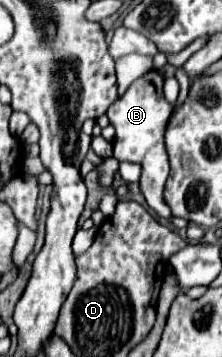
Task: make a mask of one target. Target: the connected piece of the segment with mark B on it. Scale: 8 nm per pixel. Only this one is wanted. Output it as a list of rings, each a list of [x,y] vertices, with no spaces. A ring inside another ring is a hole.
[[[148,71],[146,75],[138,77],[128,91],[124,93],[122,99],[118,99],[114,105],[110,105],[108,109],[108,119],[110,123],[116,127],[116,137],[112,141],[114,145],[114,157],[118,161],[130,161],[130,163],[138,163],[142,167],[142,175],[140,175],[140,191],[146,197],[146,203],[154,209],[154,212],[162,218],[169,219],[171,210],[166,201],[164,201],[164,185],[170,173],[170,165],[168,165],[168,153],[166,153],[166,145],[164,145],[164,129],[166,123],[172,115],[174,105],[168,103],[164,99],[162,93],[162,83],[164,77],[158,71]]]

